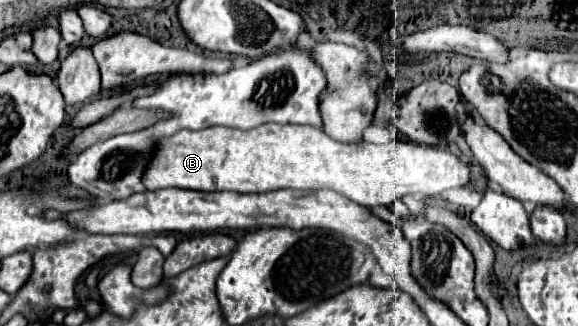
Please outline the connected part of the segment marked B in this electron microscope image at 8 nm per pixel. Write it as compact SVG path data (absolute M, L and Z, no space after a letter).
M265 124L253 130L229 130L213 126L201 132L181 130L165 146L161 146L161 154L157 154L157 162L149 166L149 174L145 174L145 188L159 190L159 188L185 188L185 190L199 190L199 192L215 192L215 190L231 190L239 194L253 194L253 192L271 192L281 188L293 190L321 190L329 188L335 190L349 200L365 206L391 206L395 200L403 196L417 196L417 198L435 198L445 190L459 188L471 184L471 166L461 162L453 152L445 146L427 146L417 142L387 142L387 144L371 144L371 142L357 142L357 144L343 144L325 134L323 128L315 126L299 126L299 124Z

